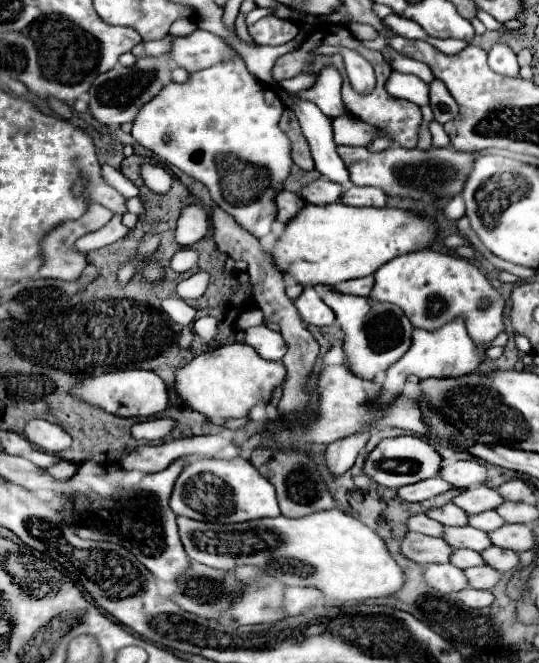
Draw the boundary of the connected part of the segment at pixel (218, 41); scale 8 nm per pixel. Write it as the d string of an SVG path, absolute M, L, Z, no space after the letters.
M195 30L189 36L175 38L171 58L177 66L187 72L197 72L201 68L227 62L235 58L237 52L221 38L207 30Z

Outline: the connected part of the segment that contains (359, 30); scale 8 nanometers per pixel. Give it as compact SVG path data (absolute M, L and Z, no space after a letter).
M351 22L349 28L351 28L351 34L357 36L359 40L375 40L377 34L379 34L379 32L375 32L369 24L353 24L353 22Z

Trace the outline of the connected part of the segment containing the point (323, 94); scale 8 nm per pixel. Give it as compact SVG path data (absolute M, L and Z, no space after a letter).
M333 66L323 68L315 84L297 93L297 96L302 100L313 102L329 118L345 114L345 106L341 102L341 76Z

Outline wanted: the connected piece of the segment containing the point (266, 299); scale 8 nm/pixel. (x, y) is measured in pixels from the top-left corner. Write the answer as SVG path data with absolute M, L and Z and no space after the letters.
M213 208L213 236L215 242L219 246L219 250L223 250L225 254L229 254L229 258L237 258L237 260L245 260L249 264L247 274L249 274L249 282L253 286L253 298L259 304L265 322L275 322L281 328L281 336L287 344L287 354L283 356L283 364L287 368L287 380L283 386L283 398L279 402L279 410L281 412L291 412L291 410L301 410L307 406L309 402L309 394L305 390L305 384L309 380L309 374L313 370L315 358L319 354L319 344L317 340L311 336L311 332L303 326L293 302L285 296L285 280L283 274L275 268L271 256L261 248L259 240L249 234L247 230L243 230L227 212L223 212L221 208Z

